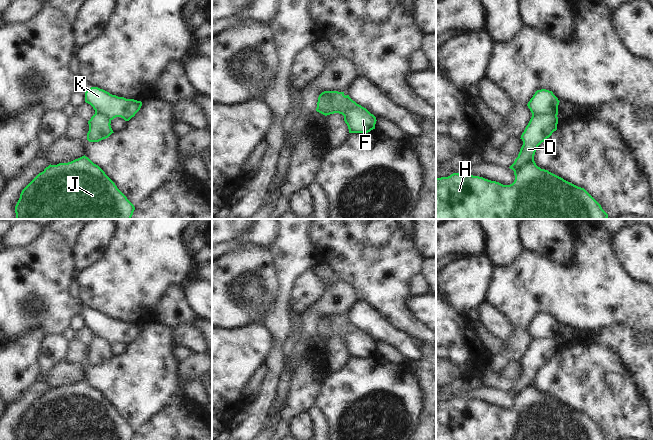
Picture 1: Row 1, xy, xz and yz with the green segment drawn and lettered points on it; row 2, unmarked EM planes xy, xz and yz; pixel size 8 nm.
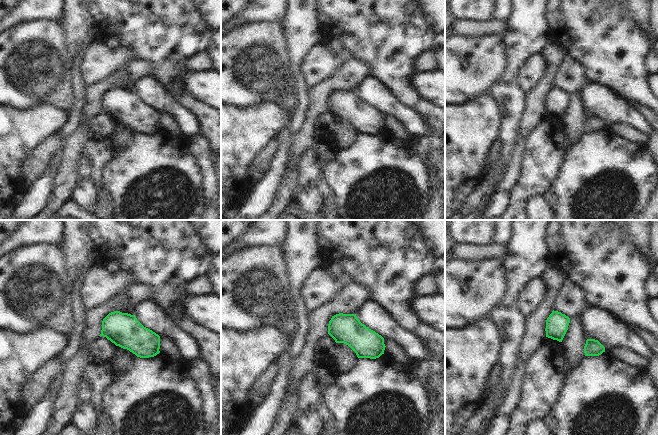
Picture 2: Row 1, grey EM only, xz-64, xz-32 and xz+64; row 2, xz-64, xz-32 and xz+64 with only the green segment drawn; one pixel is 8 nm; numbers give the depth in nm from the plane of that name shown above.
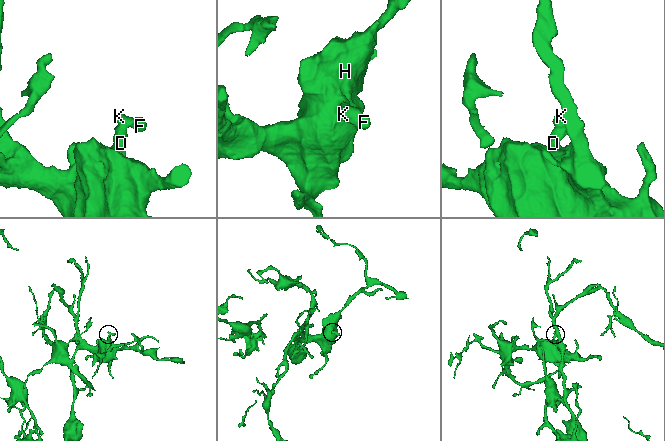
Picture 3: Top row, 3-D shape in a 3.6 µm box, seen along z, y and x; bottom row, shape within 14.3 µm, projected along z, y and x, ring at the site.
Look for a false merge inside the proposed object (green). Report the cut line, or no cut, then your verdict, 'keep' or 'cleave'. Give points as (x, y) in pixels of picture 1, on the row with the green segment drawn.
cut yz (556, 114), (532, 115); cleave

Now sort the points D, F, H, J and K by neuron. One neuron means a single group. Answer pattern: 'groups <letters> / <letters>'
groups D H J / F K

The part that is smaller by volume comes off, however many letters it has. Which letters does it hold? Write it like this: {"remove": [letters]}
{"remove": ["F", "K"]}

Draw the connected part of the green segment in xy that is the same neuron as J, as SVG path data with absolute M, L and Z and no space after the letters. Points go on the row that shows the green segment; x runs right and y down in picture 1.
M85 155L68 163L50 164L22 190L15 206L16 219L131 219L134 210L115 183Z

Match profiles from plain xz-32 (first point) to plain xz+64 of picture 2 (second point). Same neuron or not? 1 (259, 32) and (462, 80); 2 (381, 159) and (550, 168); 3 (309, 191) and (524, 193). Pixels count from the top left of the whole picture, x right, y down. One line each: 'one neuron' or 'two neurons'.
1: one neuron
2: two neurons
3: two neurons

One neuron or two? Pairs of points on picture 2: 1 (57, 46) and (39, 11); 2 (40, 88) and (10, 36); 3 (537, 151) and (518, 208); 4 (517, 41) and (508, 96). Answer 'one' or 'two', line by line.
1: two
2: one
3: one
4: one

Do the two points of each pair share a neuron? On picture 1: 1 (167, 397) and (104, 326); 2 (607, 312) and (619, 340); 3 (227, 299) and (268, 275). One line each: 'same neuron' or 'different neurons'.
1: different neurons
2: different neurons
3: same neuron

